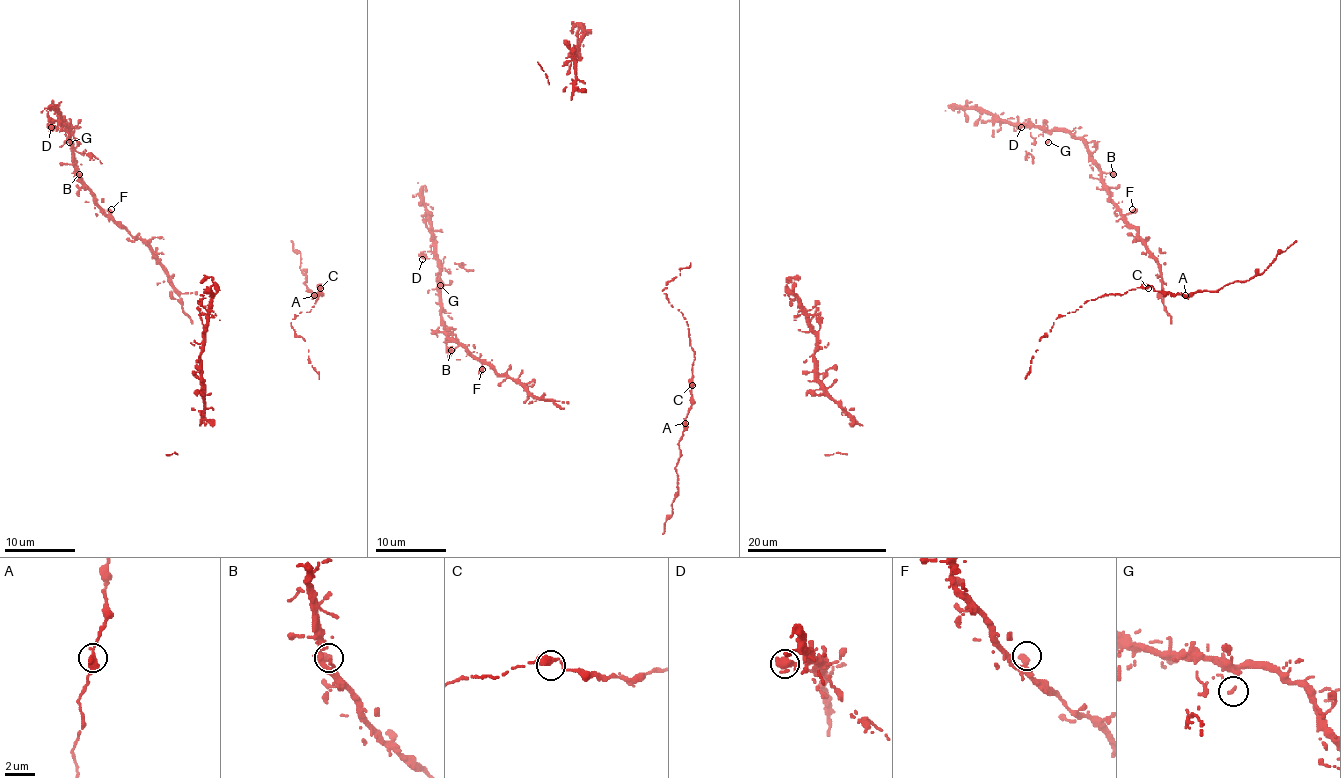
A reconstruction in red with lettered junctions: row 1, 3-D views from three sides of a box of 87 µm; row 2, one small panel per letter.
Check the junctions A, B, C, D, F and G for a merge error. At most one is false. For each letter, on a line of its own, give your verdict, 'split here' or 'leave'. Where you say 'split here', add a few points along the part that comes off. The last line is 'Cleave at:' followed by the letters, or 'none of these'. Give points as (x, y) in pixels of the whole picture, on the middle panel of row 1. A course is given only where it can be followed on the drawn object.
A: leave
B: leave
C: leave
D: leave
F: leave
G: leave
Cleave at: none of these

